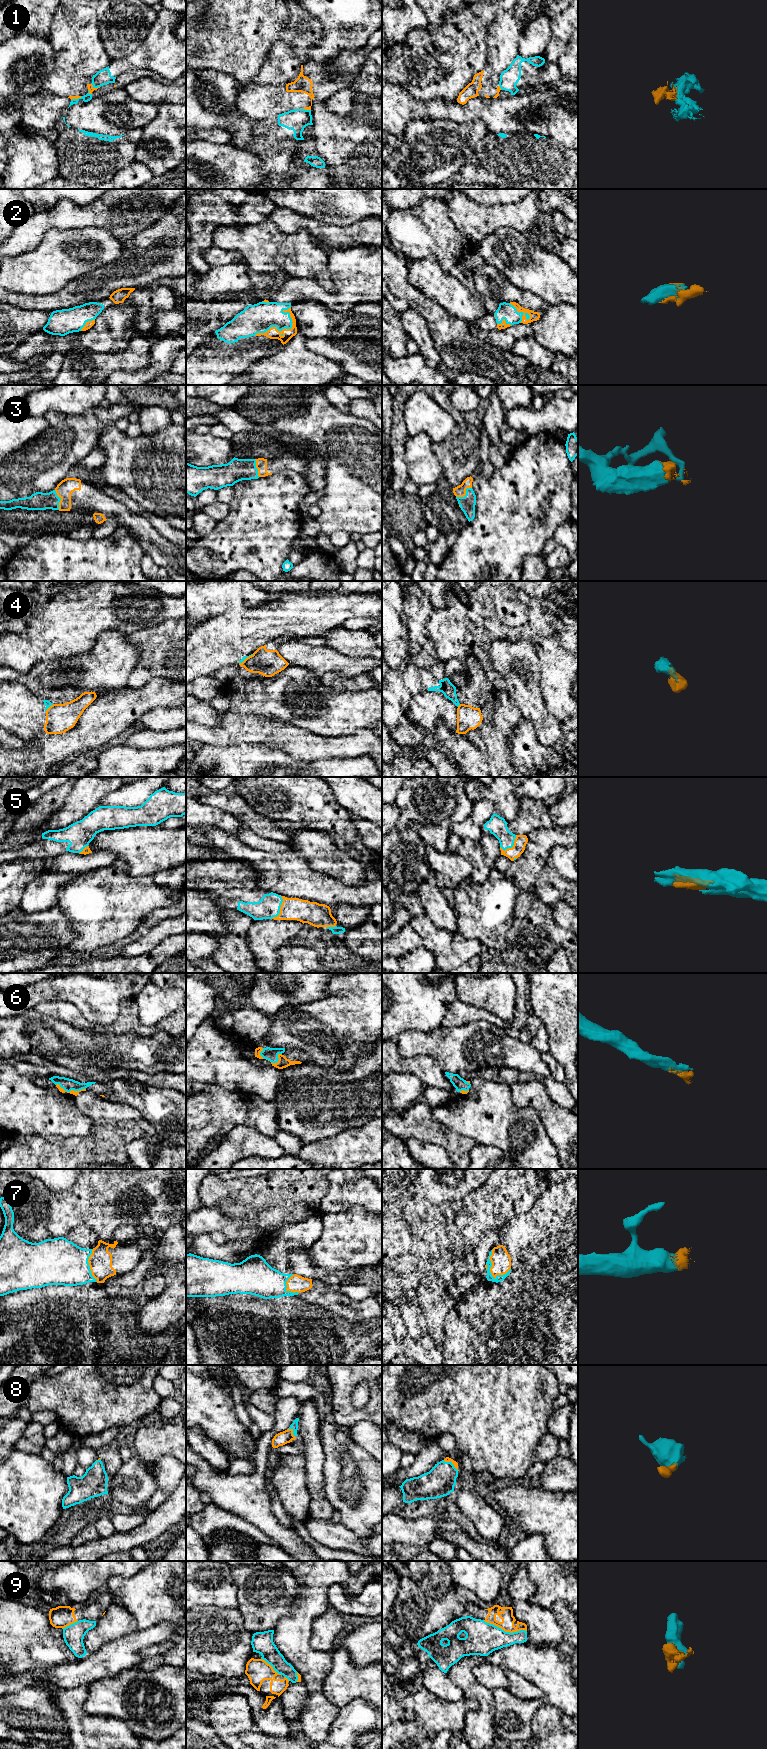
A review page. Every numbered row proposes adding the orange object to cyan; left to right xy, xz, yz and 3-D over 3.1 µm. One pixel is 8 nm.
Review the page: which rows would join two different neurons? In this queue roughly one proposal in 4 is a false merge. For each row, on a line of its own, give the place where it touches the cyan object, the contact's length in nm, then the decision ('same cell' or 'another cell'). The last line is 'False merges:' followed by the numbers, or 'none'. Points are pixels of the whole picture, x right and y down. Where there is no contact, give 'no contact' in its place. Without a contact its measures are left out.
1: meets cyan in xz at (307, 110); contact 70 nm long; another cell
2: meets cyan in xz at (283, 328); contact 380 nm long; same cell
3: meets cyan in xy at (60, 499); contact 170 nm long; same cell
4: meets cyan in xz at (246, 657); contact 140 nm long; another cell
5: meets cyan in xz at (279, 908); contact 200 nm long; same cell
6: meets cyan in xy at (71, 1089); contact 240 nm long; same cell
7: meets cyan in yz at (491, 1264); contact 240 nm long; same cell
8: meets cyan in yz at (451, 1462); contact 150 nm long; same cell
9: meets cyan in yz at (504, 1631); contact 360 nm long; another cell
False merges: 1, 4, 9

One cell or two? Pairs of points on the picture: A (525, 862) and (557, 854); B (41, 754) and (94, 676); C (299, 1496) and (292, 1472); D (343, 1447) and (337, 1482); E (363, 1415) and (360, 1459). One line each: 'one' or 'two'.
A: two
B: two
C: one
D: one
E: two

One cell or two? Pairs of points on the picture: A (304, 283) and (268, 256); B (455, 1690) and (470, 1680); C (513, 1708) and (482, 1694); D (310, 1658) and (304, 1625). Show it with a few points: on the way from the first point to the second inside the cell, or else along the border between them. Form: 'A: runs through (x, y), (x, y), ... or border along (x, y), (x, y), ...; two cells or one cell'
A: border along (291, 276), (309, 277), (317, 283); two cells
B: border along (446, 1673), (461, 1689), (464, 1698); two cells
C: border along (492, 1691), (495, 1697), (493, 1723); two cells
D: runs through (303, 1650), (303, 1633); one cell

